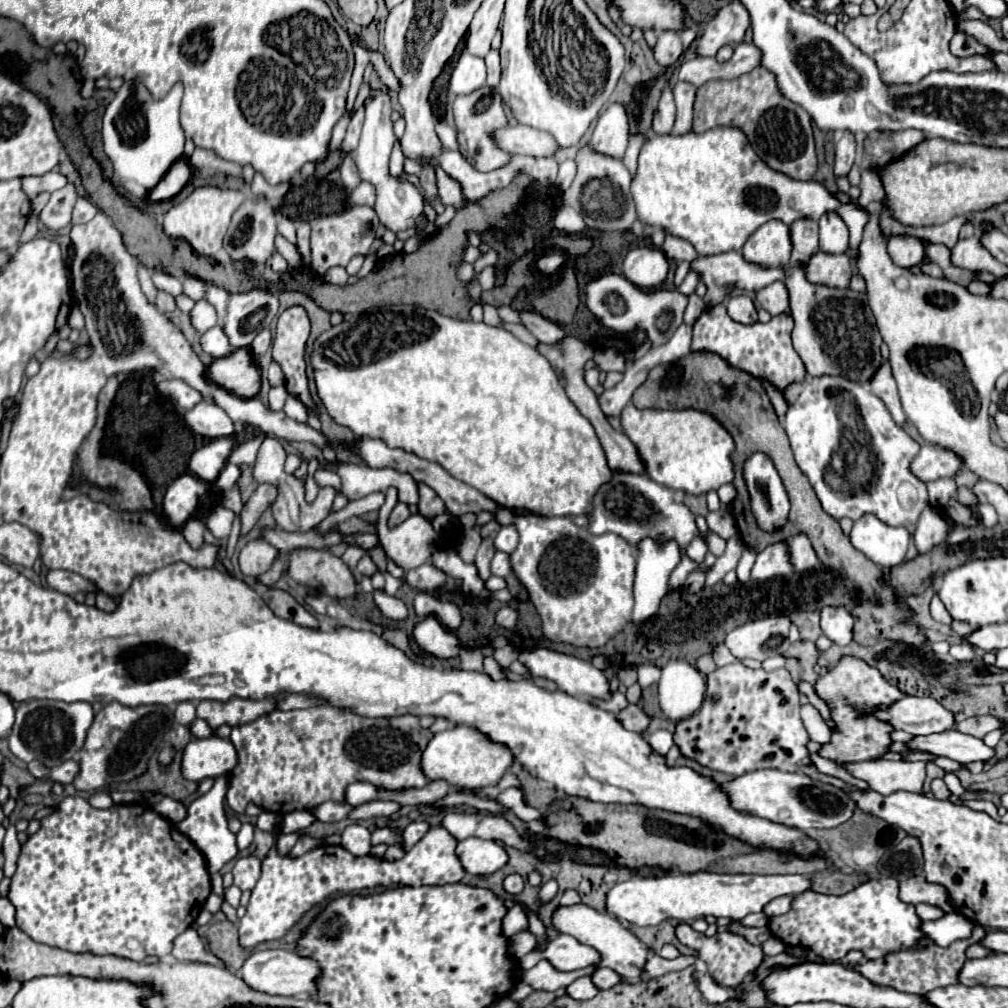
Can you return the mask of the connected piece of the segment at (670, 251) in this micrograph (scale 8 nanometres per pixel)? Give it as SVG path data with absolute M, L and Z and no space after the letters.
M665 235L663 253L669 259L675 259L675 261L693 261L697 257L695 247L689 241L685 241L681 237L675 237L675 235Z

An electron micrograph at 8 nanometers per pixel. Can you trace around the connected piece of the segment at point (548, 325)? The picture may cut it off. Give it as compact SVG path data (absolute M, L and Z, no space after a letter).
M523 311L523 313L521 313L521 321L523 321L523 325L525 325L541 343L561 345L563 339L567 337L557 323L541 317L539 313L525 313L525 311Z

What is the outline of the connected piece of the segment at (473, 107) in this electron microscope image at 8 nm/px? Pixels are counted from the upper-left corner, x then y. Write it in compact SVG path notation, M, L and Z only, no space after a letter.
M481 87L469 95L461 95L453 103L453 115L455 115L455 125L457 125L457 143L459 143L459 153L477 169L477 171L495 171L511 163L511 155L505 153L487 153L487 147L491 149L491 133L497 129L503 129L509 125L501 95L491 89L491 87Z

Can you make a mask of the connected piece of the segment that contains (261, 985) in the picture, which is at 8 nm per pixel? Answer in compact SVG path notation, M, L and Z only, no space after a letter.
M267 949L267 951L255 951L245 965L239 969L241 979L249 983L257 991L265 991L269 995L291 995L297 999L303 999L303 995L315 997L319 993L319 977L323 969L313 961L311 957L303 957L295 951L283 951L283 949Z

